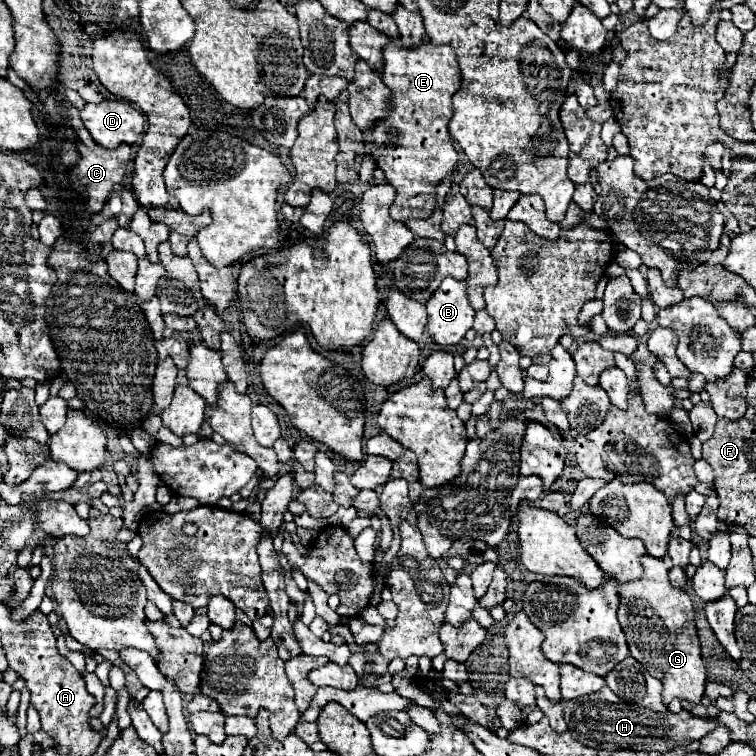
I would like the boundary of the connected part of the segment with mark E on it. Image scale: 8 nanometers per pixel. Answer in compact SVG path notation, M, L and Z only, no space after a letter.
M428 42L408 50L408 48L398 48L394 44L388 44L384 48L384 68L380 76L384 84L392 90L394 98L386 120L380 120L374 126L372 156L378 168L384 170L386 180L396 188L396 200L390 206L390 216L396 222L406 222L410 218L426 220L436 208L436 186L444 178L448 178L458 166L458 152L454 150L454 144L448 134L448 122L454 114L452 96L460 90L460 82L462 82L458 58L454 54L454 48L450 46L432 46Z

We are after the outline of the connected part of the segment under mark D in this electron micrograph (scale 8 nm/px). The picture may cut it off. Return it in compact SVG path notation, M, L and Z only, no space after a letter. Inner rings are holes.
M102 100L98 104L86 104L80 110L80 120L94 142L104 148L136 144L144 132L142 112L124 100Z

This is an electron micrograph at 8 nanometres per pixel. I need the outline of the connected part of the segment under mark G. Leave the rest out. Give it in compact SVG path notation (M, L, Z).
M642 556L640 564L644 568L642 576L618 586L618 620L626 634L630 656L636 658L654 678L662 680L662 702L666 706L674 698L700 704L704 696L706 668L700 656L700 640L694 626L692 600L684 590L670 584L668 568L664 570L662 560Z

